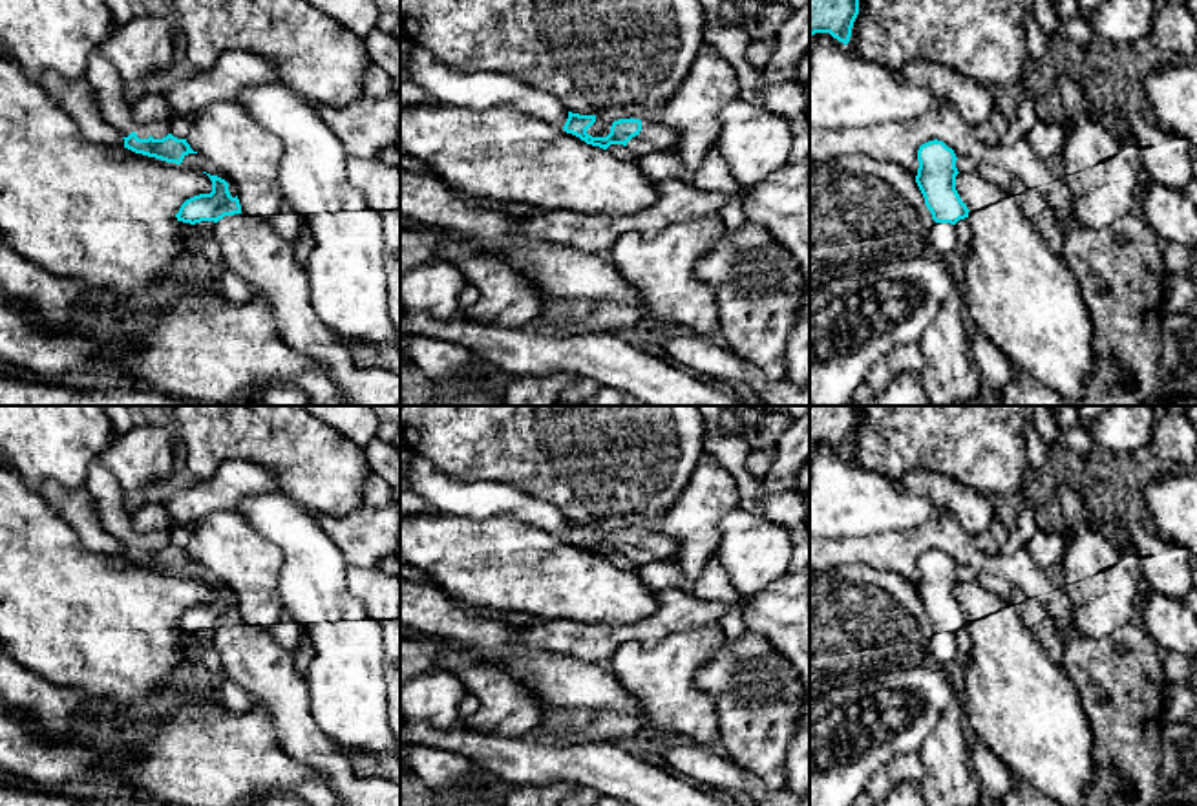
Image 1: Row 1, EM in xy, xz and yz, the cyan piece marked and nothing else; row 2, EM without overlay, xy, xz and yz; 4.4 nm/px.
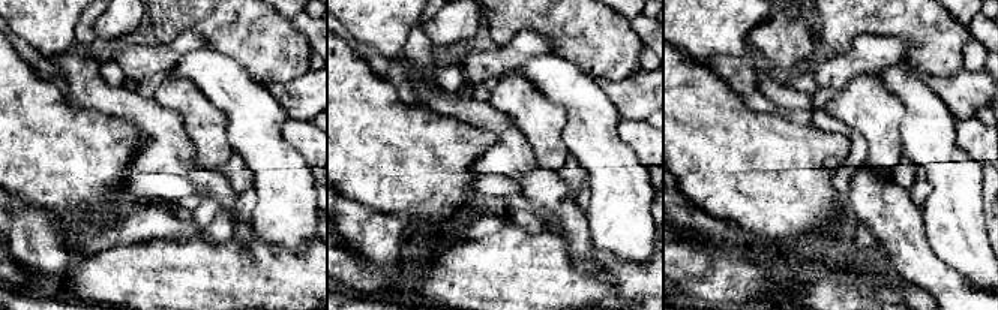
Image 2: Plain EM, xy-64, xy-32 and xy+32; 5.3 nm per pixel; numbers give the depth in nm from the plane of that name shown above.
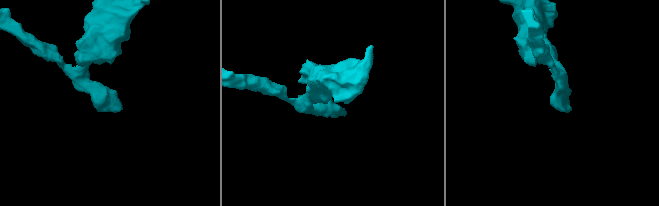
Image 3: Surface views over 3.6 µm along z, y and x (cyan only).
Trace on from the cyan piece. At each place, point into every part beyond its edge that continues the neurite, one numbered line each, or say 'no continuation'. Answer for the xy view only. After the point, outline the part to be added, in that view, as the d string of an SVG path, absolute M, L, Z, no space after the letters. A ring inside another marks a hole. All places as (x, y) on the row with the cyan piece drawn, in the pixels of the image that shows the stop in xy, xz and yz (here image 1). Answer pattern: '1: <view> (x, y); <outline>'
1: xy (251, 247); M234 214L219 219L212 232L223 254L223 269L243 278L250 296L269 305L281 342L318 364L347 406L400 406L400 375L355 364L347 340L333 333L316 314L305 267L294 258L294 243L281 238L270 221Z

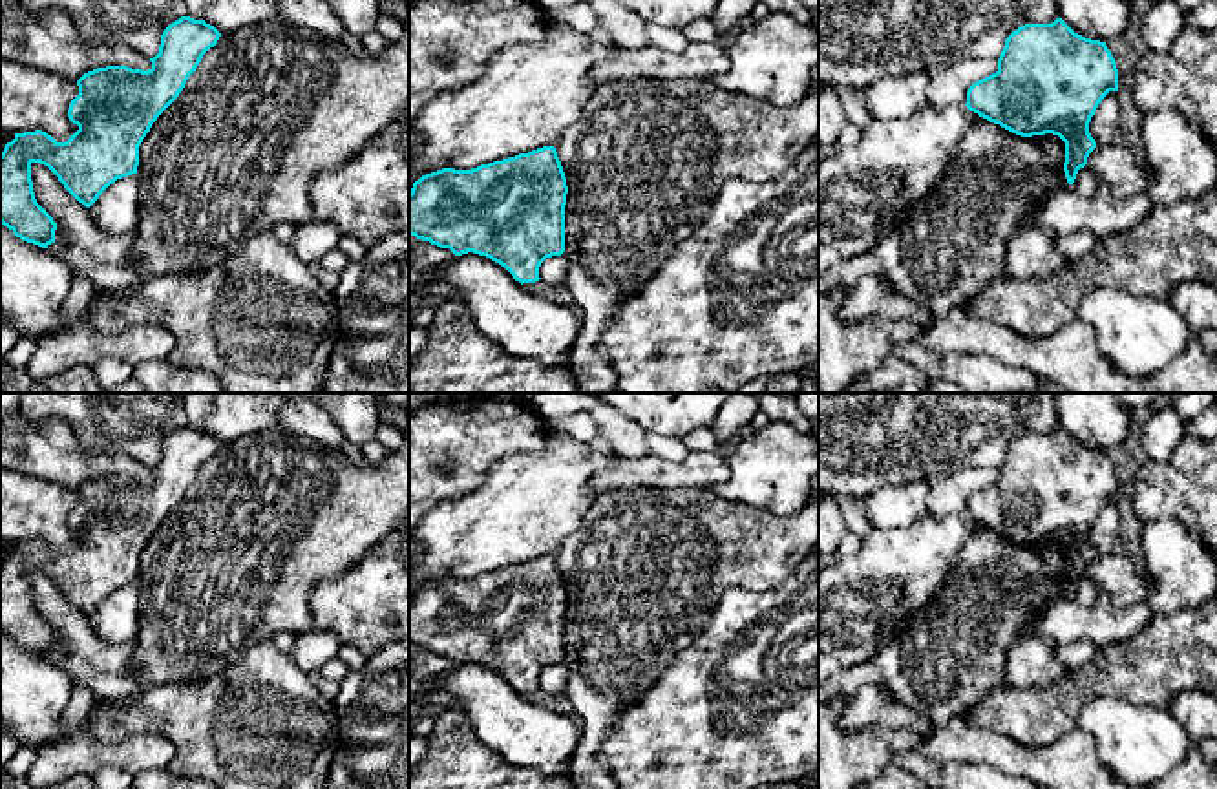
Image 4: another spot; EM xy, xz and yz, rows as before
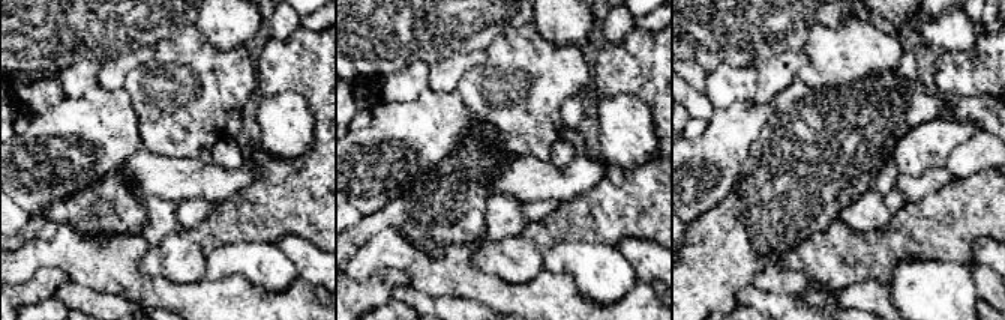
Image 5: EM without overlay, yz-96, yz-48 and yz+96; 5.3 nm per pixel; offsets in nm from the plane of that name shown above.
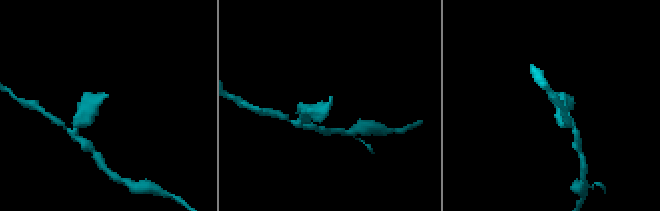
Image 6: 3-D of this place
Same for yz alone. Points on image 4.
no continuation

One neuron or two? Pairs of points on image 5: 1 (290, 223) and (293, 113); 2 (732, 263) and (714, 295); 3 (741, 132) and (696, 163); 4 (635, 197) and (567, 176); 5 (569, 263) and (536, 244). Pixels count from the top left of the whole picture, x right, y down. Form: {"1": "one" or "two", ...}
{"1": "two", "2": "one", "3": "one", "4": "two", "5": "two"}

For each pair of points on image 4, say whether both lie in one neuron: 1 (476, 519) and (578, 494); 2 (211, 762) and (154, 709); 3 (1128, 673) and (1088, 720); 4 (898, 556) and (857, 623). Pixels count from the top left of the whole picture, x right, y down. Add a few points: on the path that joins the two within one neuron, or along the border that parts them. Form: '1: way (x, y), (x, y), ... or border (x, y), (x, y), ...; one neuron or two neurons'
1: way (501, 519), (516, 515), (532, 501), (552, 494); one neuron
2: way (196, 747), (169, 720); one neuron
3: border (1148, 704), (1093, 698), (1080, 711), (1075, 727); two neurons
4: way (894, 572), (859, 607); one neuron

